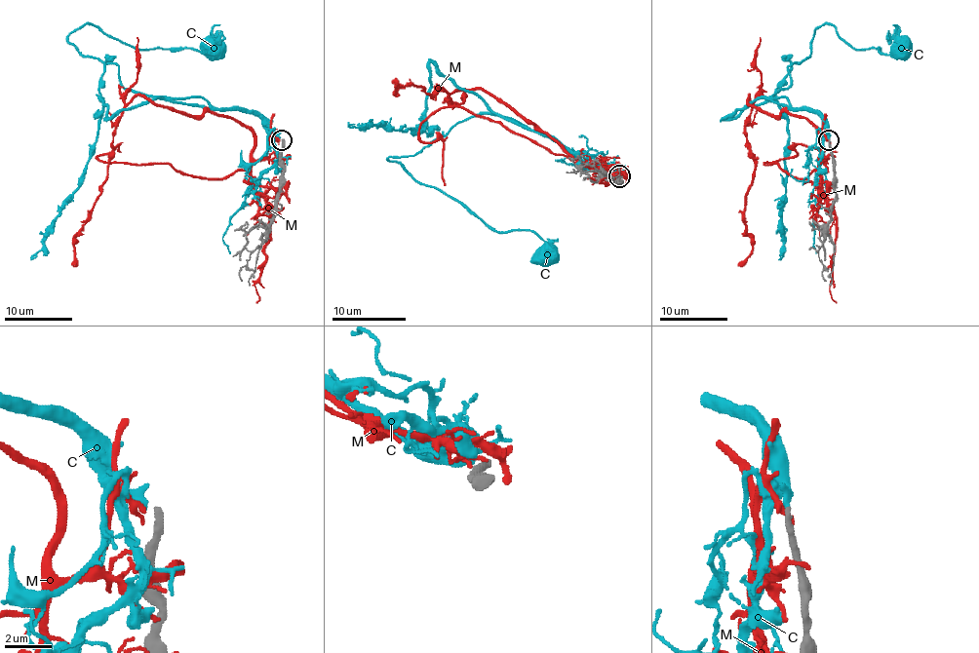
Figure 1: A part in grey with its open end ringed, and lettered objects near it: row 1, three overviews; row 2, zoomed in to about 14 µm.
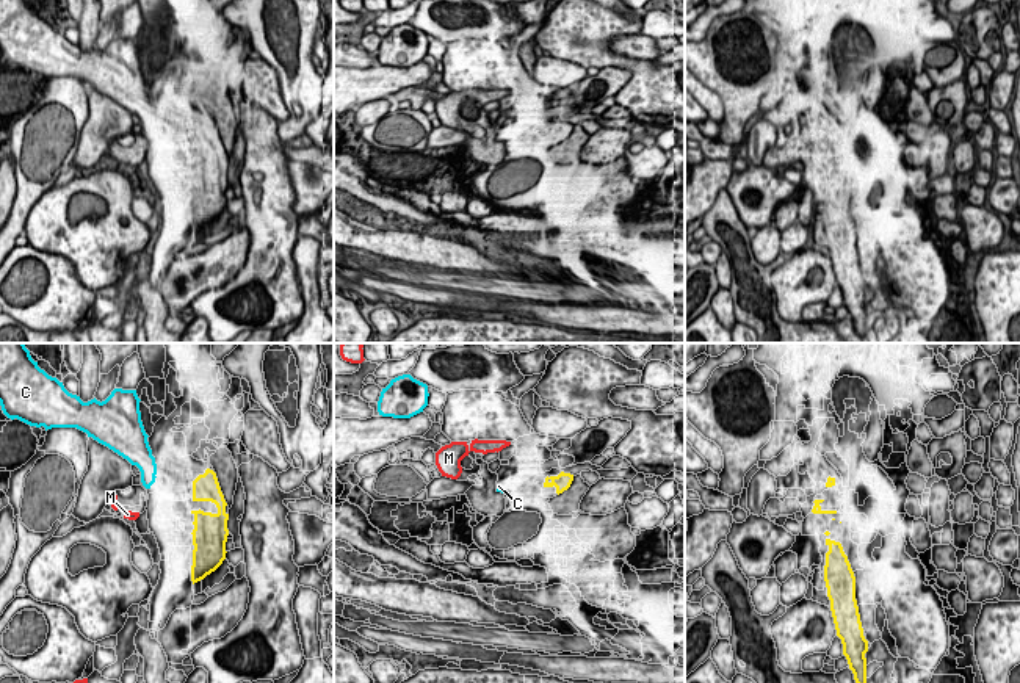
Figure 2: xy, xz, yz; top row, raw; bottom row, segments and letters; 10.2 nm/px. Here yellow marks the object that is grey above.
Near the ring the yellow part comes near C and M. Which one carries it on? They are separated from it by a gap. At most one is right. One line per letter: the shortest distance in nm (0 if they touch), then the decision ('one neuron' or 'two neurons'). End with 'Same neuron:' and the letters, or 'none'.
C: 380 nm apart; one neuron
M: 500 nm apart; two neurons
Same neuron: C

